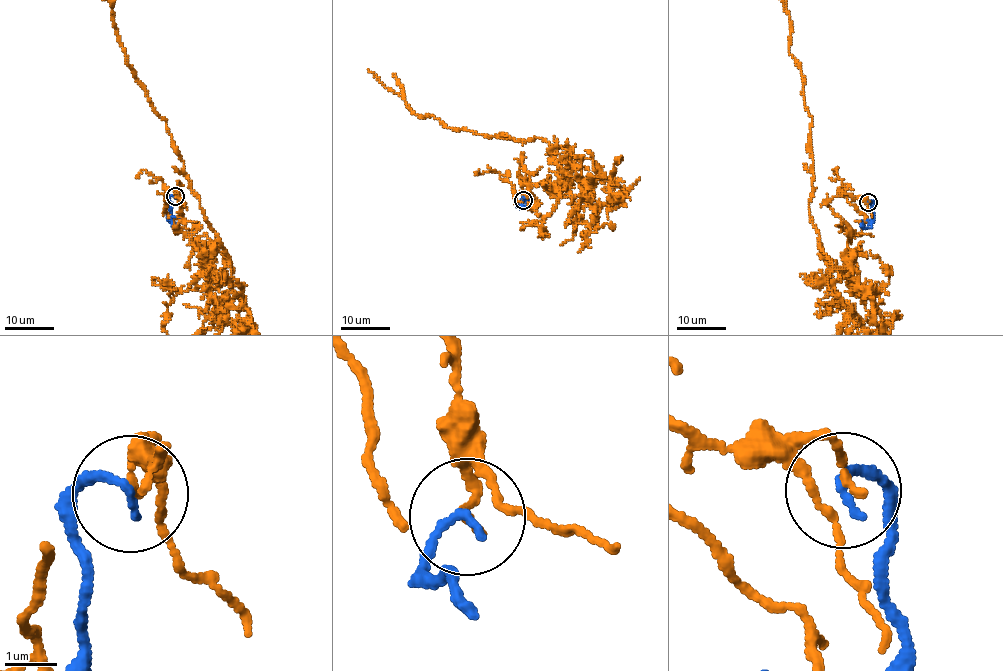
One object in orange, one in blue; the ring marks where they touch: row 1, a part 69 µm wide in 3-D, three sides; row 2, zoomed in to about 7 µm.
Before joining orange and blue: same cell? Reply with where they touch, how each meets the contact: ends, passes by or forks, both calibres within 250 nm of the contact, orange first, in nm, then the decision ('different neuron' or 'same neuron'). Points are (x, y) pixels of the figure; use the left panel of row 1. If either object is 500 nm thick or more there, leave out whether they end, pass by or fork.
place (175, 196); orange ends; blue ends; calibres 160 and 180 nm; different neuron

